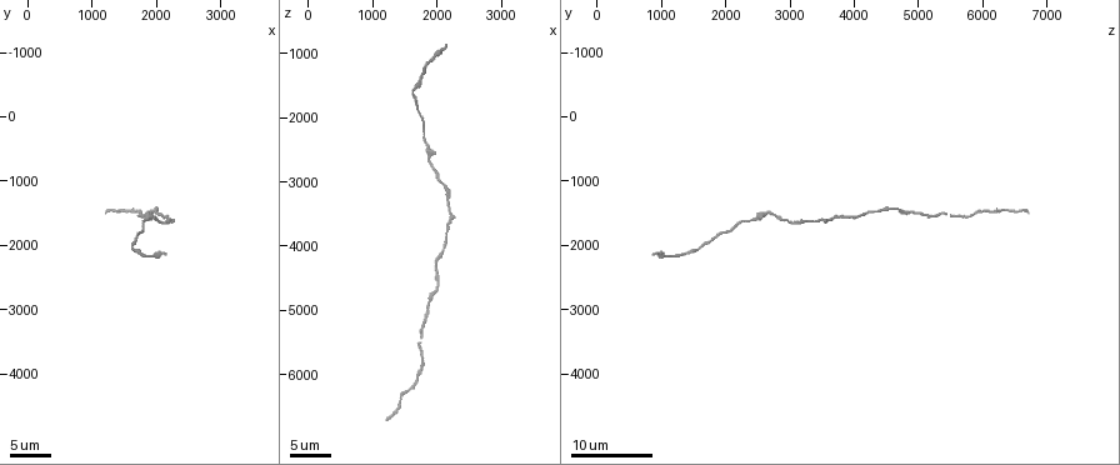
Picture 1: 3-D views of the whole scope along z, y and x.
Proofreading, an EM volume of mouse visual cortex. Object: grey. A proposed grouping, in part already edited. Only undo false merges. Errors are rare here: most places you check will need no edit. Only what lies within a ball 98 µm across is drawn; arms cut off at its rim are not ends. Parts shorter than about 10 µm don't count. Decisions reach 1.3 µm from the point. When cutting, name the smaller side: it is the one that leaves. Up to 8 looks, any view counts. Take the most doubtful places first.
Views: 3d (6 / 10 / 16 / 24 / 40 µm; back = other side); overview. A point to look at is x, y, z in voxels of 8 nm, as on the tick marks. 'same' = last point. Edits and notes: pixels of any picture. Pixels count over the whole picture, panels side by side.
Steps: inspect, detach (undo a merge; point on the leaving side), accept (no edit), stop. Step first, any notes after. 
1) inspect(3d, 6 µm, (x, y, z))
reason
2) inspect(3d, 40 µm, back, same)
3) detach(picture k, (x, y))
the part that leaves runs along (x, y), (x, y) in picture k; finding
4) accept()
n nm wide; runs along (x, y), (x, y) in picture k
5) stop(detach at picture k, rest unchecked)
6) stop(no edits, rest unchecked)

inspect(3d, 16 µm, (2200, 1550, 3750))

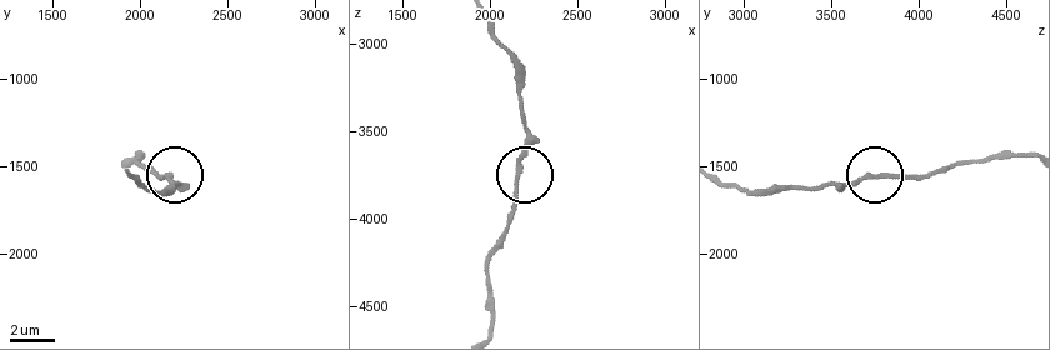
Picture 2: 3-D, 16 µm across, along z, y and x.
inspect(3d, 10 µm, (2180, 1560, 3700))

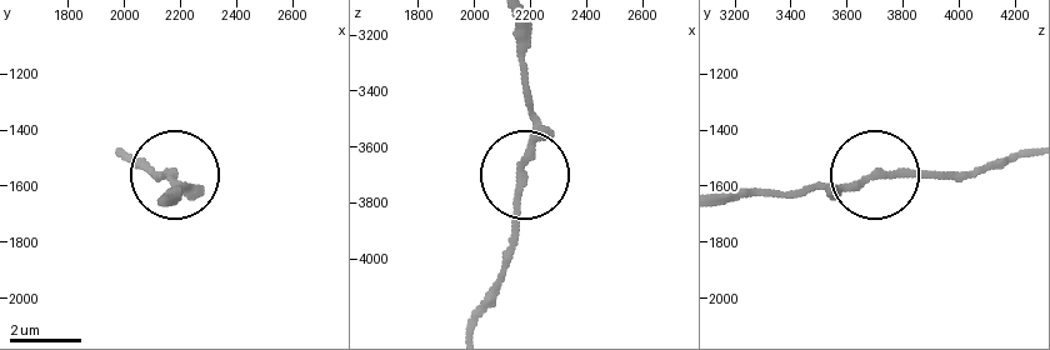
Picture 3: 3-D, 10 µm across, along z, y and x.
accept()
one neuron here

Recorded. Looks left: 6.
inspect(3d, 16 µm, (1900, 1500, 2700))
sudden change in width

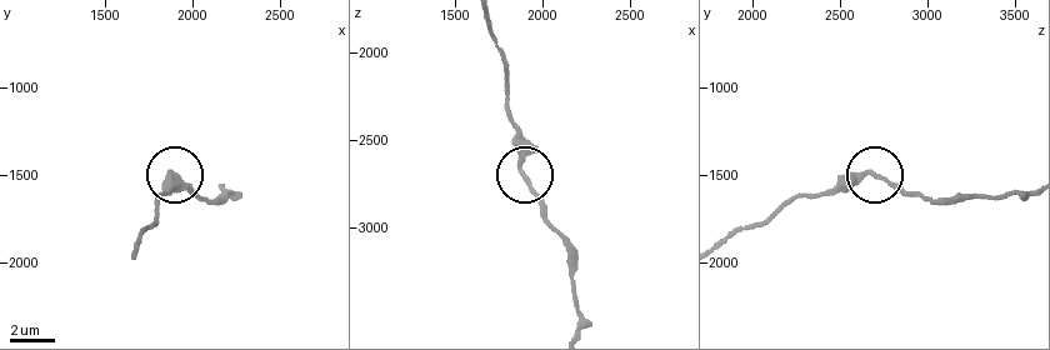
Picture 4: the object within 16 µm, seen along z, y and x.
inspect(3d, 10 µm, (1860, 1500, 2660))

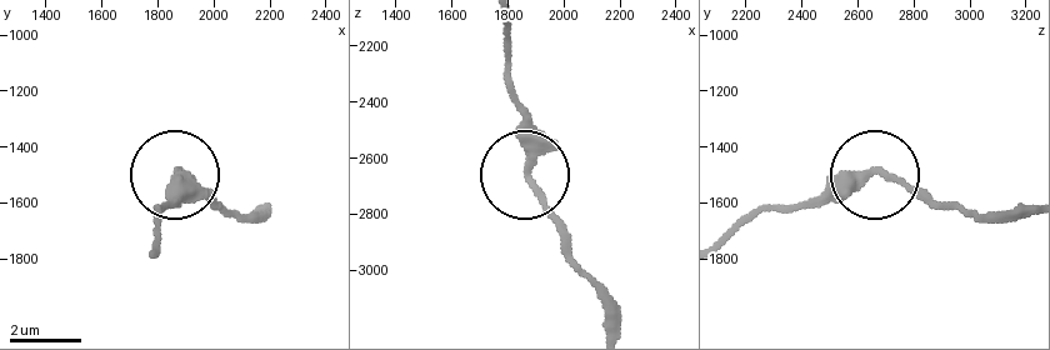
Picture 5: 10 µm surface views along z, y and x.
accept()
230 nm wide; runs along (1021, 209), (941, 209), (905, 185), (851, 174), (774, 209) in picture 5; all the same neuron

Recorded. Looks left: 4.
inspect(3d, 24 µm, (1850, 1500, 4900))
thick turns thin

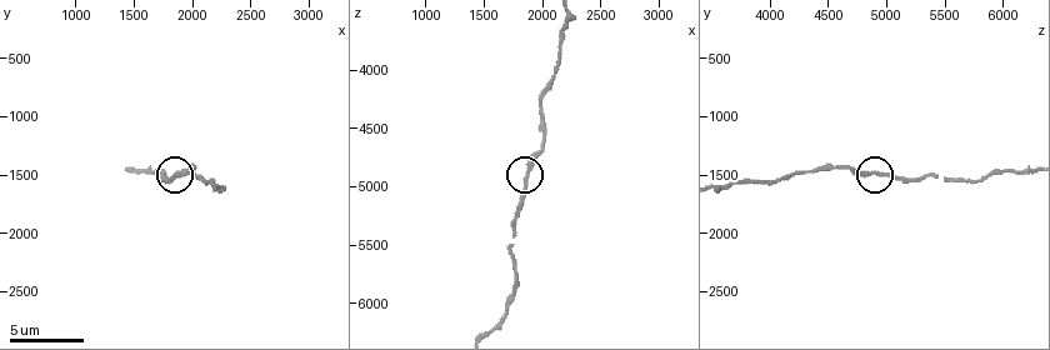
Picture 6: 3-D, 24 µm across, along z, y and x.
inspect(3d, 10 µm, (1880, 1480, 4880))

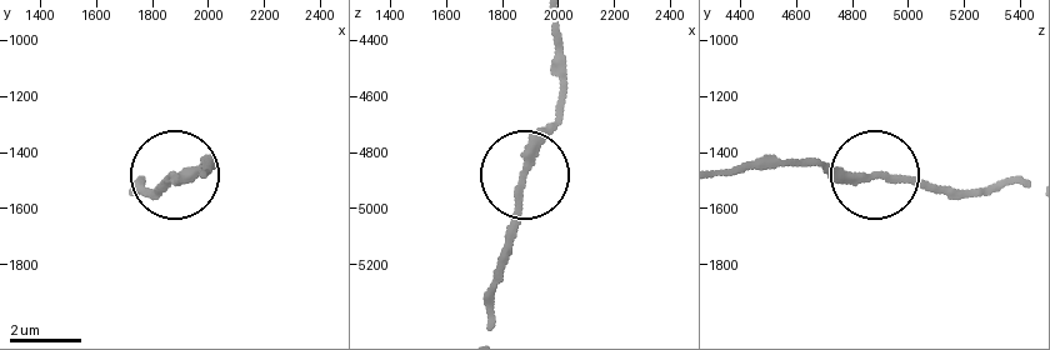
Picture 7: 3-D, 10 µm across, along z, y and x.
accept()
runs along (558, 23), (558, 113), (514, 201), (504, 280) in picture 7; continuous, no second neuron

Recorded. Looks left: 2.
inspect(3d, 24 µm, (1650, 2050, 1600))

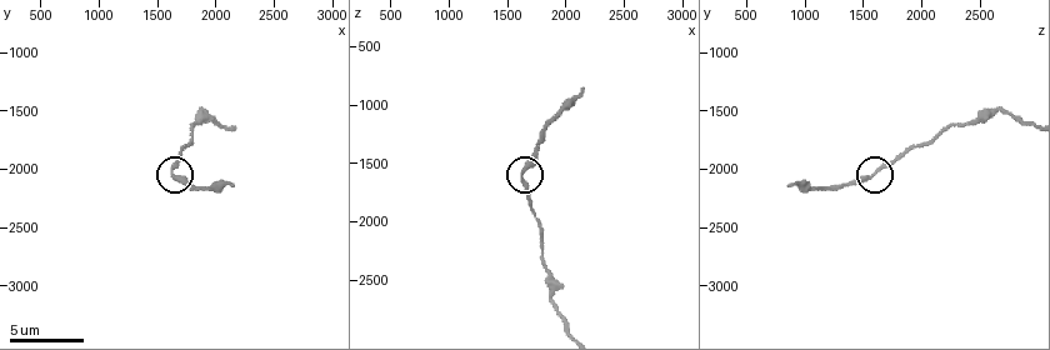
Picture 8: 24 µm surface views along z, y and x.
inspect(3d, 6 µm, (1620, 2020, 1640))

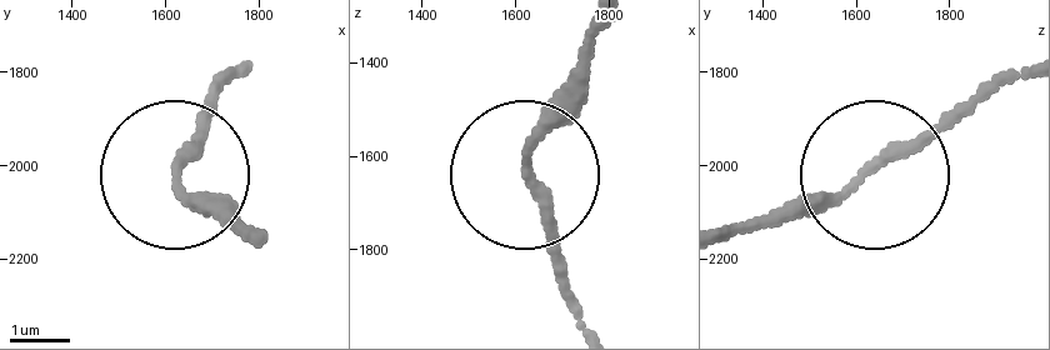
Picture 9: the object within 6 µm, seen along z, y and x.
accept()
180 nm wide; runs along (243, 69), (178, 174), (243, 239) in picture 9; all the same neuron

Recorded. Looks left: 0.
stop(no edits, rest unchecked)

